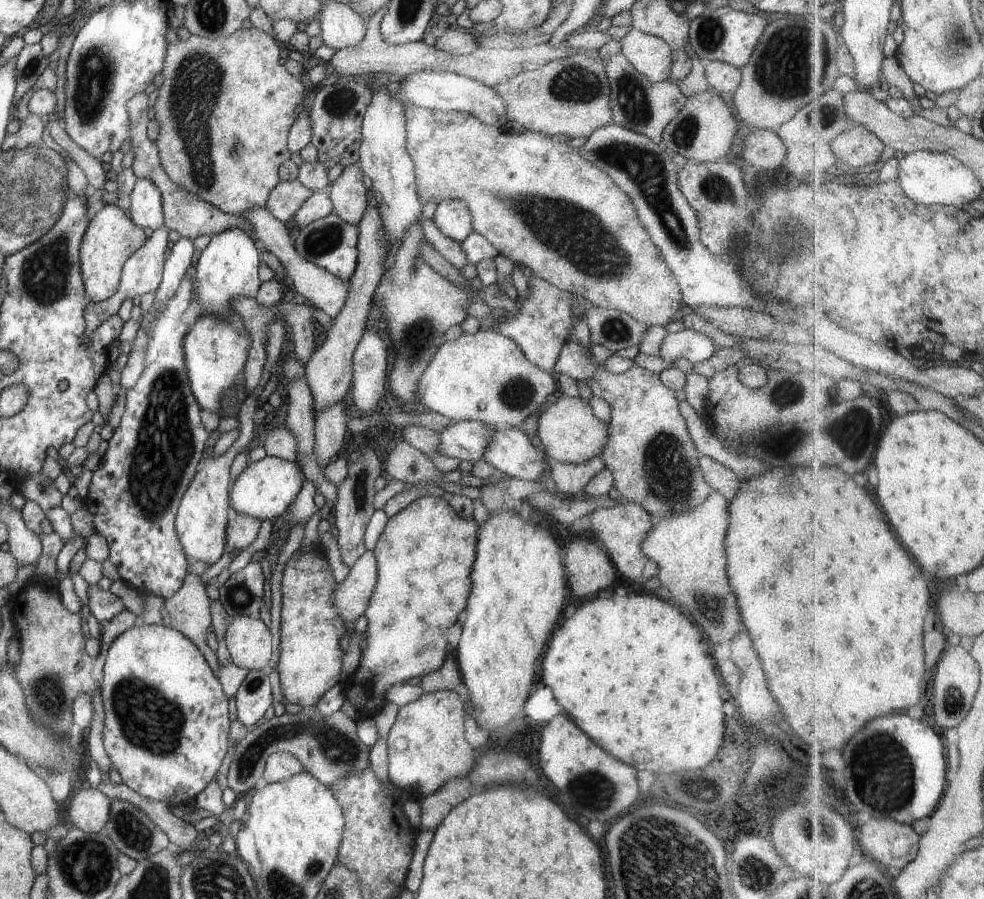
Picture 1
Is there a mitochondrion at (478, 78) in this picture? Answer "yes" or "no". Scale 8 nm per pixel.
no

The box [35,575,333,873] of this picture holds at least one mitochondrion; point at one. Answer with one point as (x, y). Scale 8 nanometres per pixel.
(145, 715)

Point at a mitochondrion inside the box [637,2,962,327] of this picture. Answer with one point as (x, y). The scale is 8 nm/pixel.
(785, 81)

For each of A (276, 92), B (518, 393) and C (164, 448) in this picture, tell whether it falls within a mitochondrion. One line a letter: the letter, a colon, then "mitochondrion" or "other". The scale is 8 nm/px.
A: other
B: mitochondrion
C: mitochondrion

